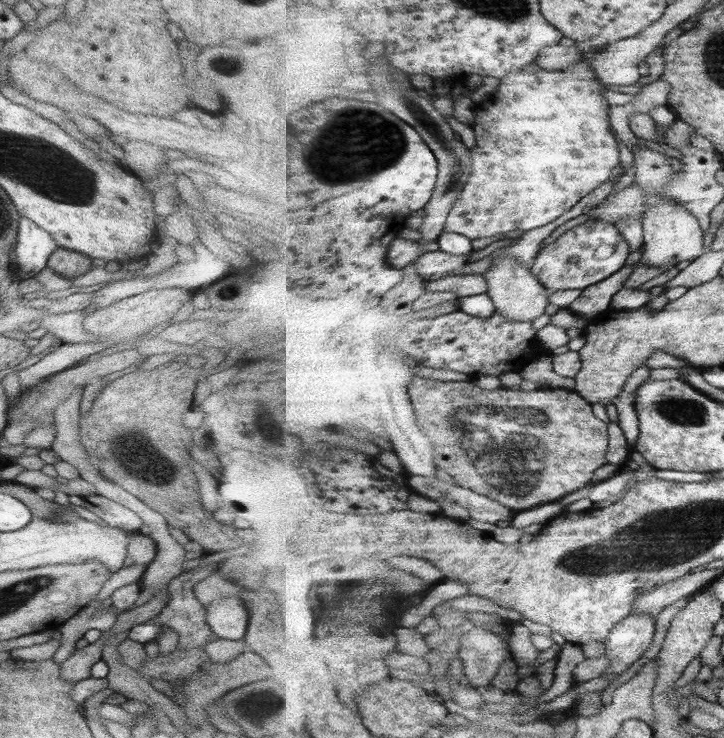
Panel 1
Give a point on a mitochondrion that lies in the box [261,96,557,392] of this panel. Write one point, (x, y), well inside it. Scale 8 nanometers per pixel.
(368, 138)

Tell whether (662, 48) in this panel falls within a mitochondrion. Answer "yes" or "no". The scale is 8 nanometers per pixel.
no

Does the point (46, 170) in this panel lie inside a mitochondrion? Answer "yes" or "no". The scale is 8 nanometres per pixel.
yes

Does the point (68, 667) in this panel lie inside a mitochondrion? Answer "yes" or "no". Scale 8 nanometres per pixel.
no

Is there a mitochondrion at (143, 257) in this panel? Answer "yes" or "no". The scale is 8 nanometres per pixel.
no

